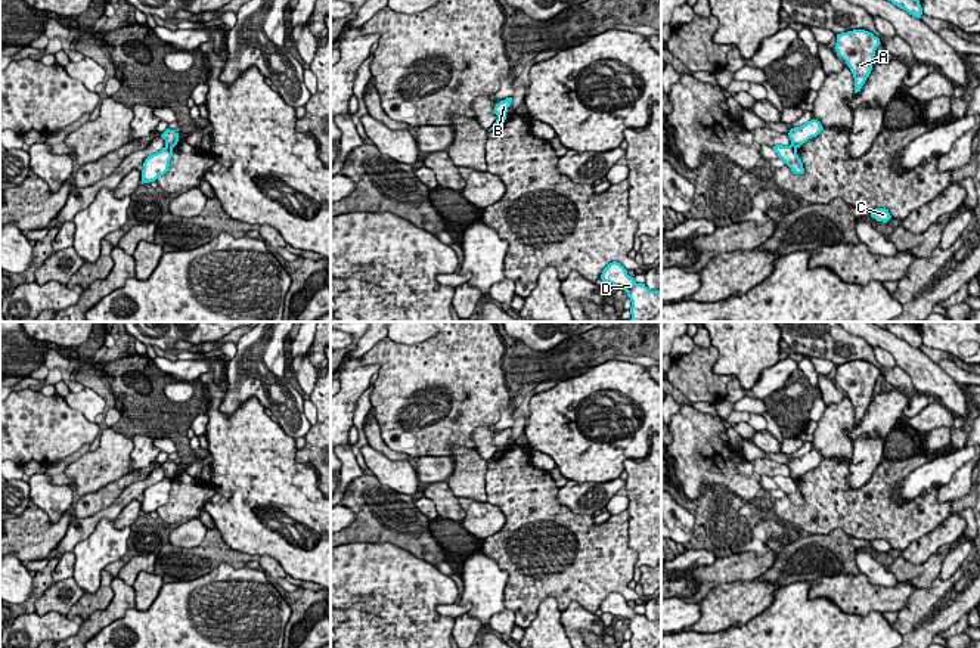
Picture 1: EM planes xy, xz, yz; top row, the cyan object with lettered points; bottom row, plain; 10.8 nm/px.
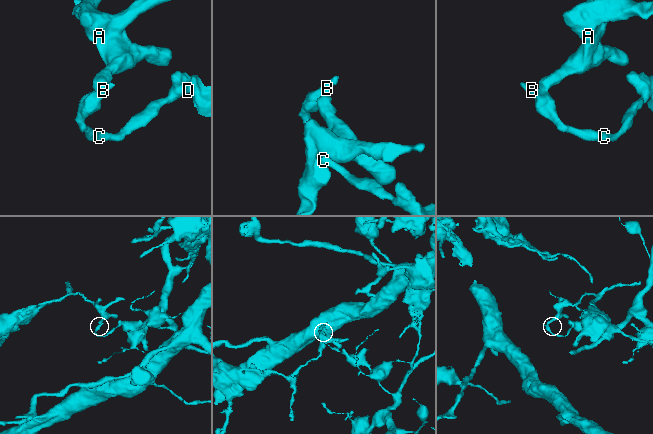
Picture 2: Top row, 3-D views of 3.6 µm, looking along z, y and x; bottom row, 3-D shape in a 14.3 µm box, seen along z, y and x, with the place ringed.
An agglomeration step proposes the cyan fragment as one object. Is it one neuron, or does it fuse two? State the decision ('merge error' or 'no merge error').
merge error

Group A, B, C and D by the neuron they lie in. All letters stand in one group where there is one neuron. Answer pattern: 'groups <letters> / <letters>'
groups A / B C D

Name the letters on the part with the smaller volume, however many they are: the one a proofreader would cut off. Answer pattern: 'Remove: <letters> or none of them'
Remove: B, C, D

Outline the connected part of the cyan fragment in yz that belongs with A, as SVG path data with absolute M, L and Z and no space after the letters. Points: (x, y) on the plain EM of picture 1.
M865 360L837 365L835 382L843 388L855 409L855 424L860 422L872 401L875 381L880 369Z

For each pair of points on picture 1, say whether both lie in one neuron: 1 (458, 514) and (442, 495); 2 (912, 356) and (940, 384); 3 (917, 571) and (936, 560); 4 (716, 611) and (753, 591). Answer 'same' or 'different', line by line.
1: same
2: same
3: same
4: same

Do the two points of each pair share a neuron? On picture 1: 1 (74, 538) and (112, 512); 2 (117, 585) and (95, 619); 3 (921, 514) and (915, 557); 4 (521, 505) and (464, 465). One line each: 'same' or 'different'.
1: same
2: same
3: different
4: different

